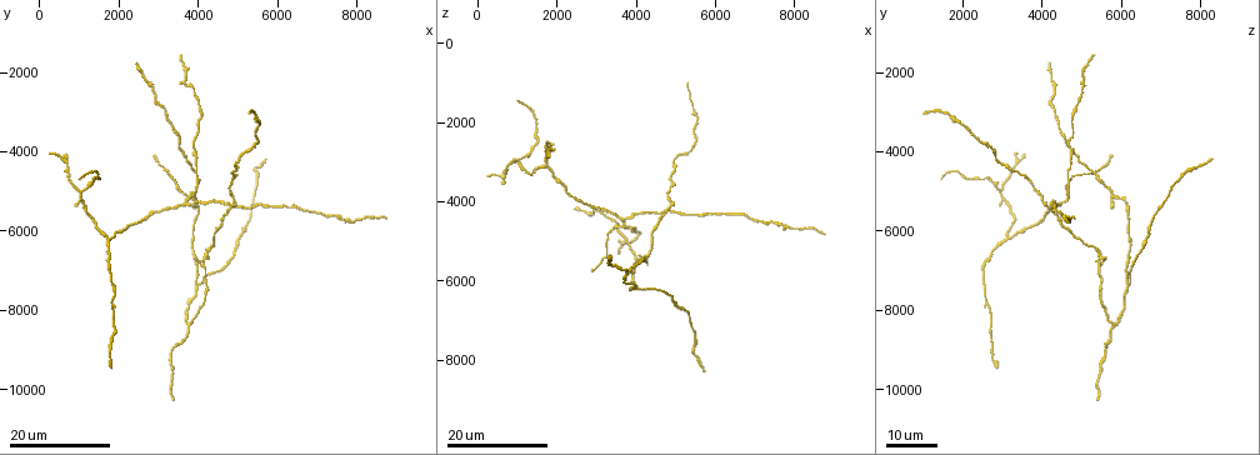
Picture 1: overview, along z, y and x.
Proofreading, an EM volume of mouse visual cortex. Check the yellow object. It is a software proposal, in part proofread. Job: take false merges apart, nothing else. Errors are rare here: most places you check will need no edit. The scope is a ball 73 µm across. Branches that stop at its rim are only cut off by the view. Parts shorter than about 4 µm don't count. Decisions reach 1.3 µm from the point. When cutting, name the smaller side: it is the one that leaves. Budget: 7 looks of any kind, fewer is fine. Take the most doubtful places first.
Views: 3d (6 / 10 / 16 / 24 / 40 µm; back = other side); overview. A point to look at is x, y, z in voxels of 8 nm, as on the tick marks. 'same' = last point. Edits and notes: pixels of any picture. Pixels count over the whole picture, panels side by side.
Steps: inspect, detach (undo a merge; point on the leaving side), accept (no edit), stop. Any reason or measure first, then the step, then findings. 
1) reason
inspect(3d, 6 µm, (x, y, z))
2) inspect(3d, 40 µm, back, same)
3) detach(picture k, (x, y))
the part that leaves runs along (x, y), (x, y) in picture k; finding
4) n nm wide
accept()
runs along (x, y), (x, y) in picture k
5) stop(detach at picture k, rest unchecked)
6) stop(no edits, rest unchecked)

three arms meet
inspect(3d, 24 µm, (3750, 8350, 5800))

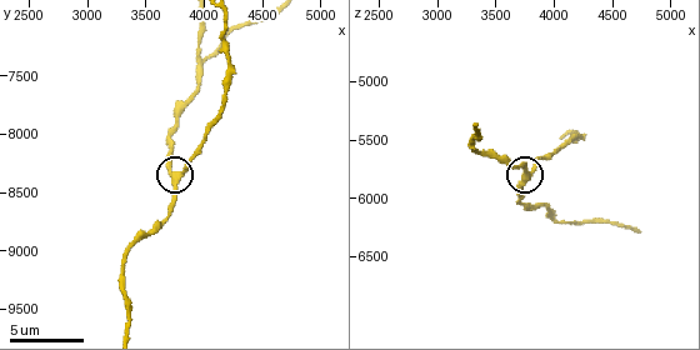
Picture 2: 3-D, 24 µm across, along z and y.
zoom in
inspect(3d, 6 µm, (3760, 8400, 5840))

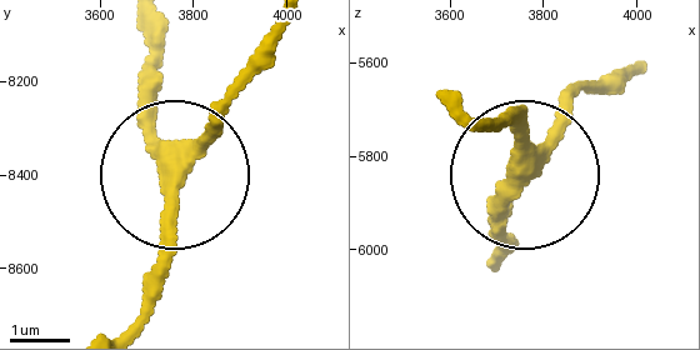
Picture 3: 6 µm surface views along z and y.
290 nm wide
accept()
runs along (284, 31), (184, 181), (154, 295) in picture 3; continuous, no second neuron

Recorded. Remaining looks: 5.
four arms meet
inspect(3d, 24 µm, (4850, 5400, 4150))

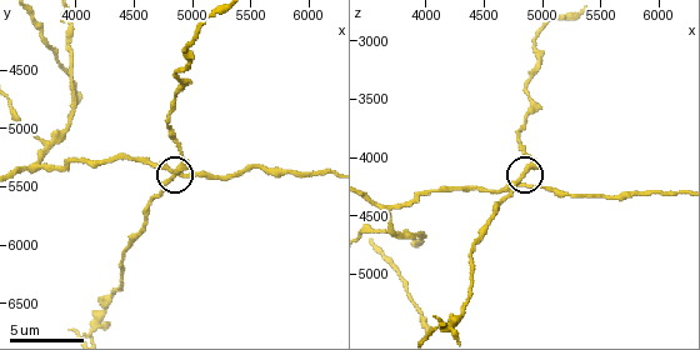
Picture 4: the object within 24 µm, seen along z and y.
inspect(3d, 10 µm, (4800, 5440, 4180))

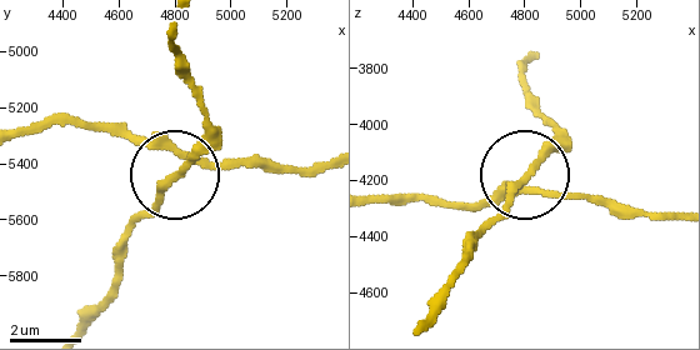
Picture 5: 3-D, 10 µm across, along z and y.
side arm 39 µm
accept()
runs along (80, 326), (116, 281), (123, 245), (194, 148), (200, 114) in picture 5; one neuron here

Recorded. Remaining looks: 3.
arms part here
inspect(3d, 10 µm, (3740, 5140, 4640))

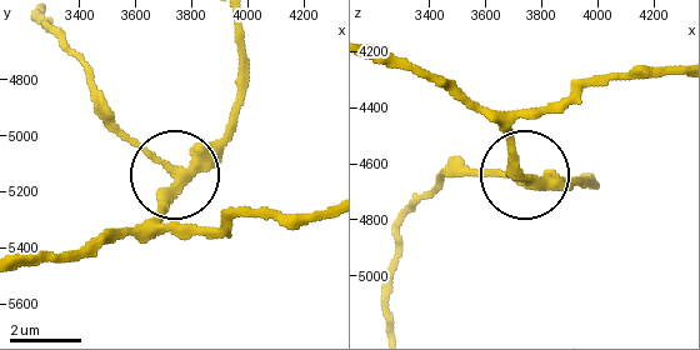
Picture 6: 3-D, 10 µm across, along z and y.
3 arms
accept()
runs along (326, 208), (174, 228), (165, 219), (165, 169), (96, 109) in picture 6; one neuron here

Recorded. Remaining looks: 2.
side arm on a straight run
inspect(3d, 6 µm, (3980, 7360, 6180))

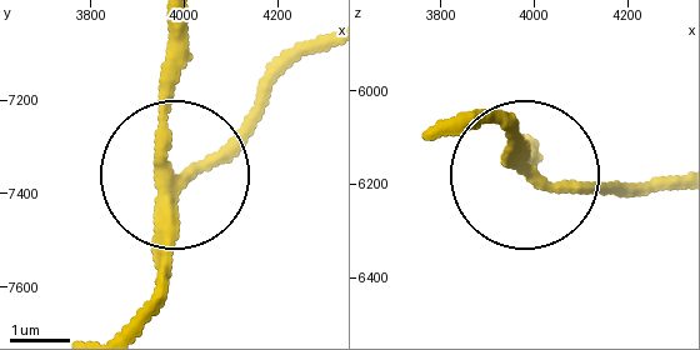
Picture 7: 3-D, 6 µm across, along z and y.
inspect(3d, 6 µm, back, (3980, 7365, 6170))

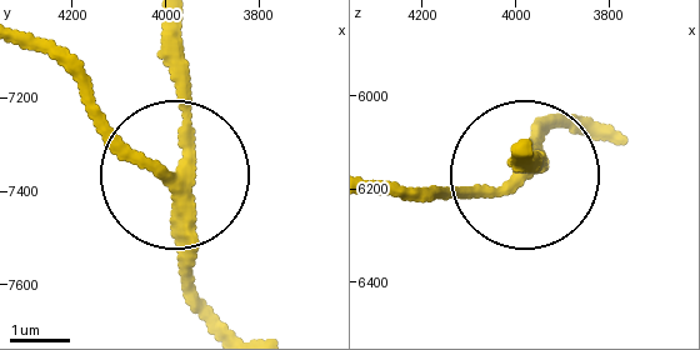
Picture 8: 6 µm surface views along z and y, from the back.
accept()
runs along (578, 121), (518, 176), (463, 196), (389, 196) in picture 8; all the same neuron

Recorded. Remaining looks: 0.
stop(no edits, rest unchecked)

